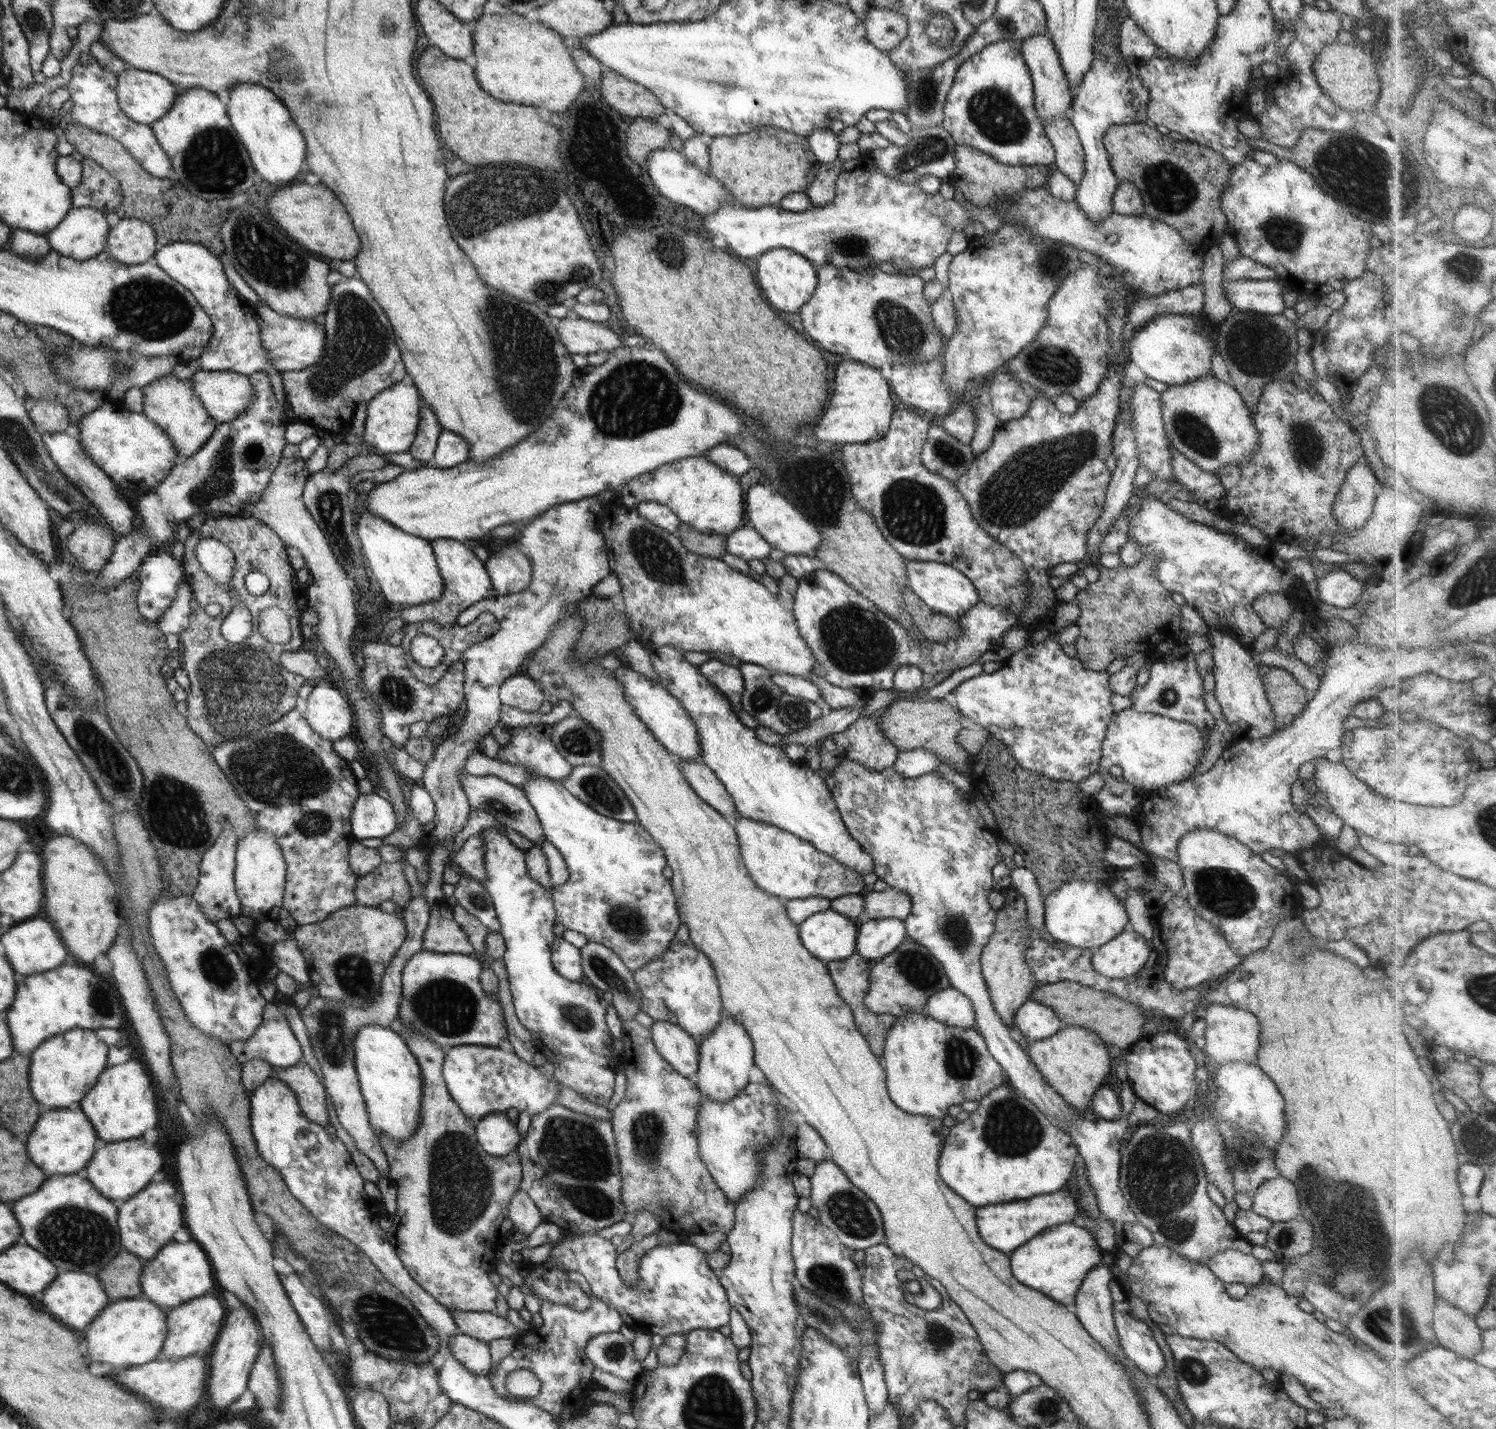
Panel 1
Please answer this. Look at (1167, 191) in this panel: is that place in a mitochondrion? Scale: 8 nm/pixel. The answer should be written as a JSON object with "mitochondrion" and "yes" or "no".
{"mitochondrion":"yes"}

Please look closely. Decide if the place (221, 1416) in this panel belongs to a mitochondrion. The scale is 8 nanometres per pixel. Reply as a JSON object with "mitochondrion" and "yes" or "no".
{"mitochondrion":"no"}

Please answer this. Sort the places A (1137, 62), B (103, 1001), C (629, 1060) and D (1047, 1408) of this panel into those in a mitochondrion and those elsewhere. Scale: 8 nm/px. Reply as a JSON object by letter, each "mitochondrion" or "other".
{"A":"other","B":"mitochondrion","C":"other","D":"mitochondrion"}

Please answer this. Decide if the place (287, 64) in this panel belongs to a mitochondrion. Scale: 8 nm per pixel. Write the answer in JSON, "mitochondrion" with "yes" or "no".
{"mitochondrion":"yes"}

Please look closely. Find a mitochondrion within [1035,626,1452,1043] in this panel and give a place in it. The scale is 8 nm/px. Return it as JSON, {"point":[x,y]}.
{"point":[1227,894]}

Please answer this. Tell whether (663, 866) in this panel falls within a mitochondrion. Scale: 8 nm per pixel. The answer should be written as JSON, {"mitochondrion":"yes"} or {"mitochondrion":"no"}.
{"mitochondrion":"no"}

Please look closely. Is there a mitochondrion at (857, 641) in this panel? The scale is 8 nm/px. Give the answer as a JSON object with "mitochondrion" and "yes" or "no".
{"mitochondrion":"yes"}

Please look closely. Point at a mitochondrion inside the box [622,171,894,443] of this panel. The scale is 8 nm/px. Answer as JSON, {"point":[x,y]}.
{"point":[853,247]}

